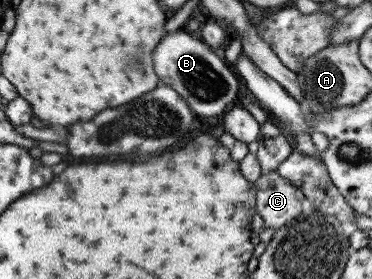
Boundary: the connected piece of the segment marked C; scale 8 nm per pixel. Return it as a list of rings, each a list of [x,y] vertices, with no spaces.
[[[279,172],[261,174],[254,181],[256,212],[261,215],[265,229],[279,229],[301,213],[304,193]]]

